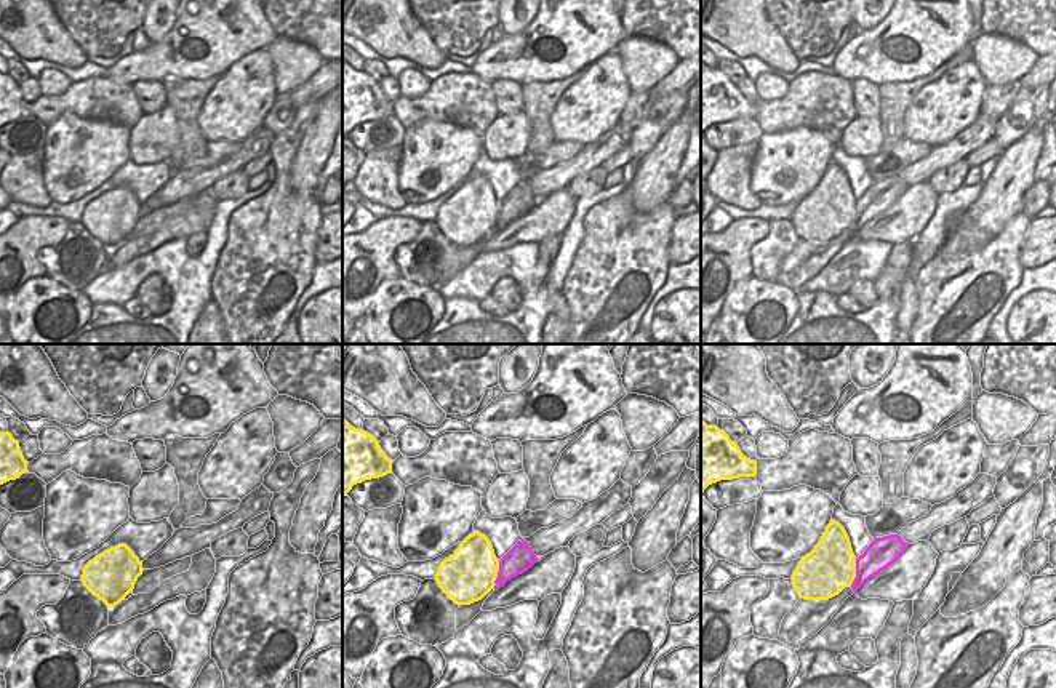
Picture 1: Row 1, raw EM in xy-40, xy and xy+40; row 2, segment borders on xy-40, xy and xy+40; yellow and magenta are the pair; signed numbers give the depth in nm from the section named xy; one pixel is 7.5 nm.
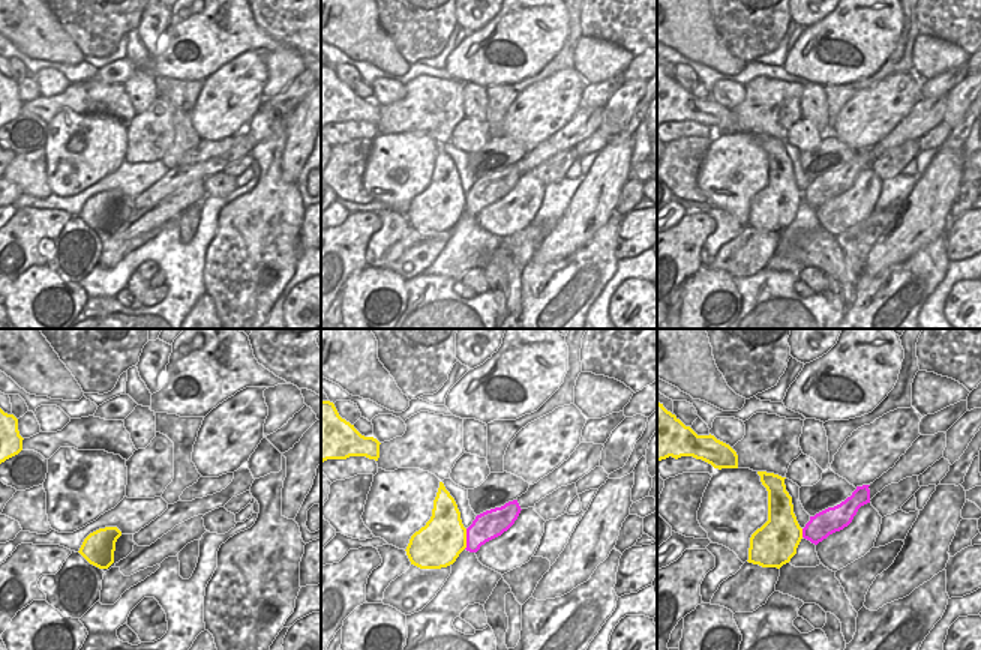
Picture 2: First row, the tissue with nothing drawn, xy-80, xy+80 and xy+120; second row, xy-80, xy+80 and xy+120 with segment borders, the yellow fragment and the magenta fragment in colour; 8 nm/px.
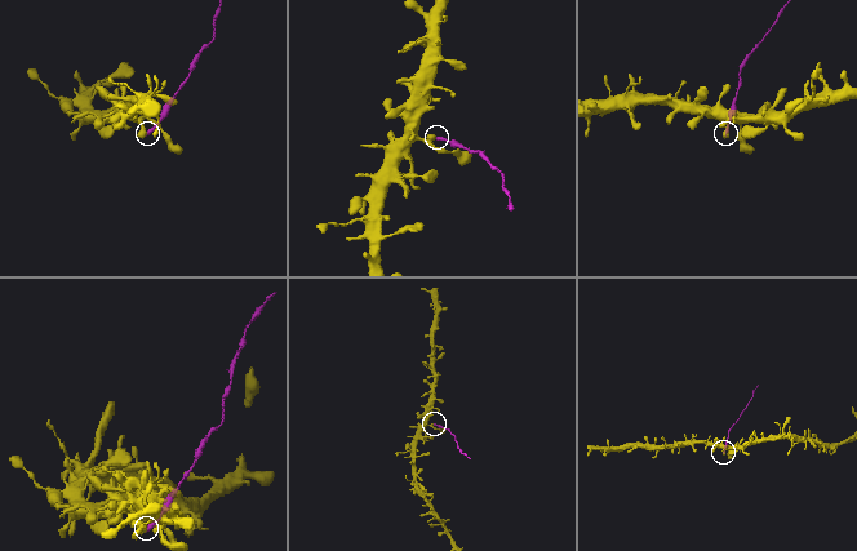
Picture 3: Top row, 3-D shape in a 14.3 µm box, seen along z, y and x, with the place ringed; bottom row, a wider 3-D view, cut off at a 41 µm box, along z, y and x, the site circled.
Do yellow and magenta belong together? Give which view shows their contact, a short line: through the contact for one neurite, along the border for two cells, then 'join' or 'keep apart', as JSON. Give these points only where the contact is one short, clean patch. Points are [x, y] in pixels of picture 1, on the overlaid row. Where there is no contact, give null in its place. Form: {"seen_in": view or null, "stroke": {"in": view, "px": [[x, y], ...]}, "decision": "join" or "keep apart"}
{"seen_in": "xy+40", "stroke": {"in": "xy+40", "px": [[856, 559], [856, 576], [850, 584]]}, "decision": "keep apart"}

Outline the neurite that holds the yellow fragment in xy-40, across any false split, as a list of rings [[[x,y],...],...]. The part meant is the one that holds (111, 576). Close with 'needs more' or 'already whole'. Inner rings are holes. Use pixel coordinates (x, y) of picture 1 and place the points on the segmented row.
[[[118,544],[90,560],[82,574],[83,586],[109,608],[133,592],[142,574],[142,562],[126,544]]] | already whole

